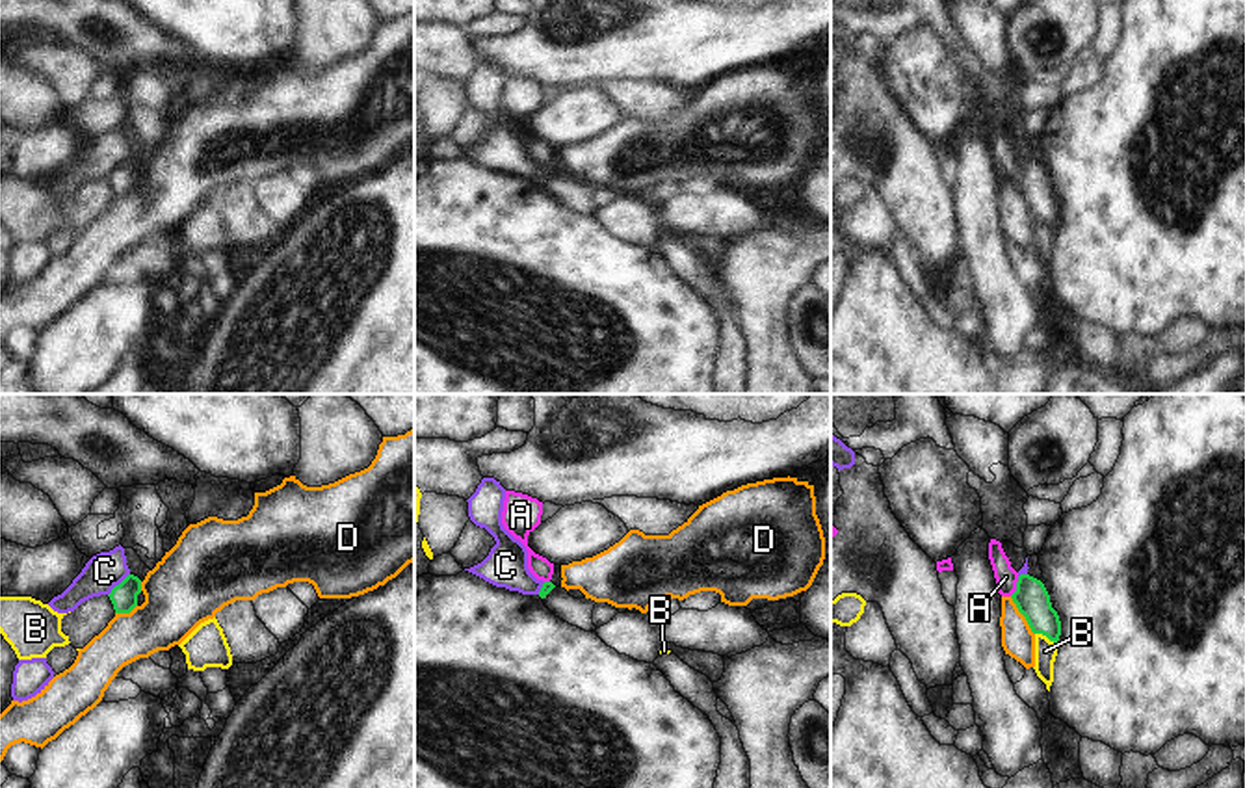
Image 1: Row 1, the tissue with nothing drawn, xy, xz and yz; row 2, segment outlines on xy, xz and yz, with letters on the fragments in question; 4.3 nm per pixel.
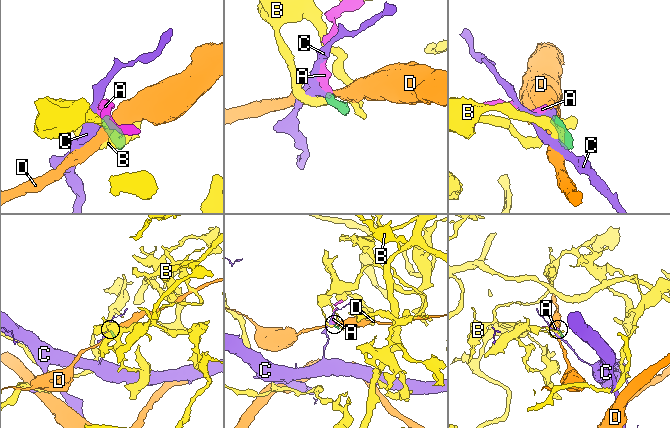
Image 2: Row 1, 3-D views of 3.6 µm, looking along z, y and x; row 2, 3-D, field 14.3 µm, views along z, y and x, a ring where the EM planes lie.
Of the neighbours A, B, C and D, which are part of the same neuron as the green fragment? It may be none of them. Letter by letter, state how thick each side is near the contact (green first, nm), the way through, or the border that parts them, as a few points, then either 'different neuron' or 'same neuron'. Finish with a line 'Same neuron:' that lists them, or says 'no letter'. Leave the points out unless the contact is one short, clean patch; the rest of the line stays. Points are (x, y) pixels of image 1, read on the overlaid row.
A: 150/100 nm | across yz (1032, 599), (1017, 586), (1006, 577) | same neuron
B: 150/100 nm | along yz (1035, 632), (1056, 643) | different neuron
C: 120/160 nm | along xy (129, 573), (108, 595) | different neuron
D: 150/140 nm | along yz (1009, 597), (1034, 634) | different neuron
Same neuron: A

